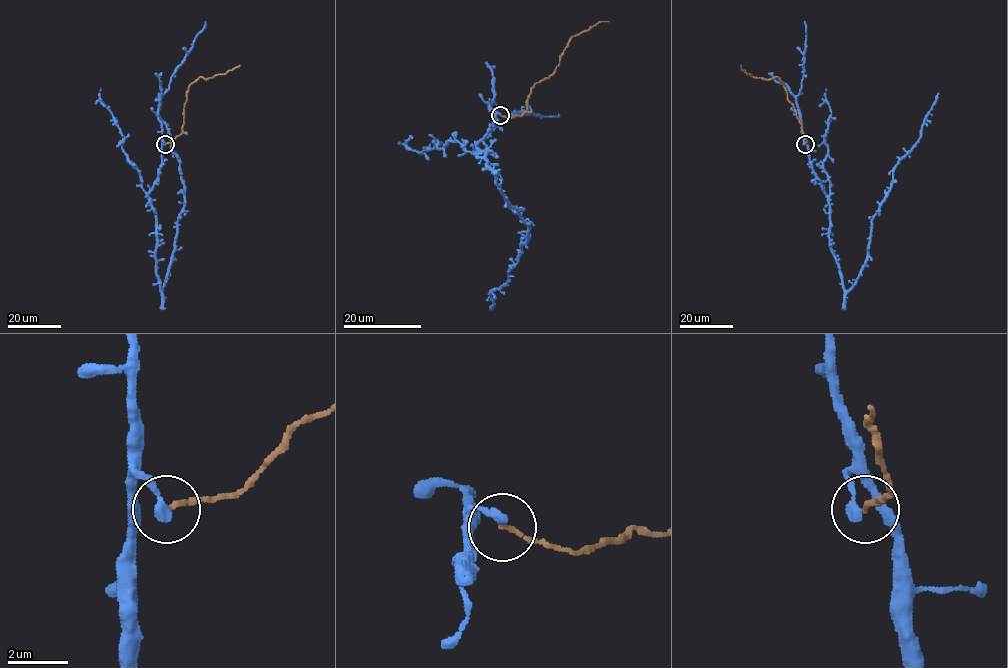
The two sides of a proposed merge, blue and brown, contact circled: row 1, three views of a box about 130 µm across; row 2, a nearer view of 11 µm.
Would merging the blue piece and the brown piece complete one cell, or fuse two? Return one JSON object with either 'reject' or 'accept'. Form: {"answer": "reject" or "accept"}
{"answer": "reject"}

